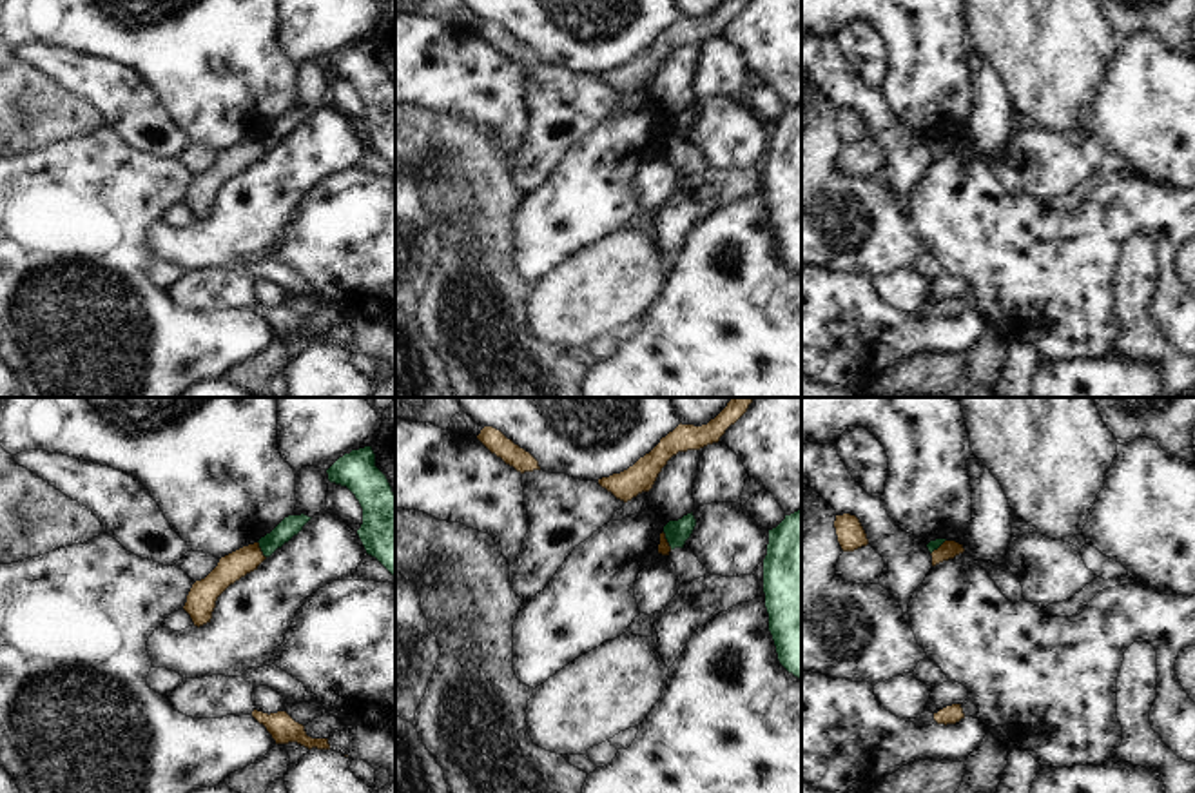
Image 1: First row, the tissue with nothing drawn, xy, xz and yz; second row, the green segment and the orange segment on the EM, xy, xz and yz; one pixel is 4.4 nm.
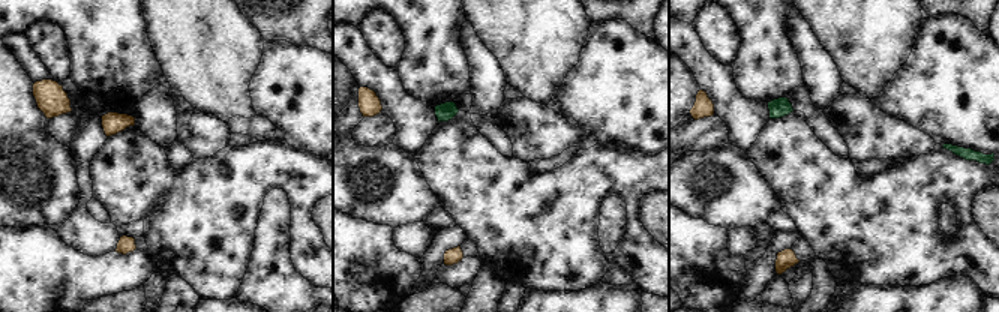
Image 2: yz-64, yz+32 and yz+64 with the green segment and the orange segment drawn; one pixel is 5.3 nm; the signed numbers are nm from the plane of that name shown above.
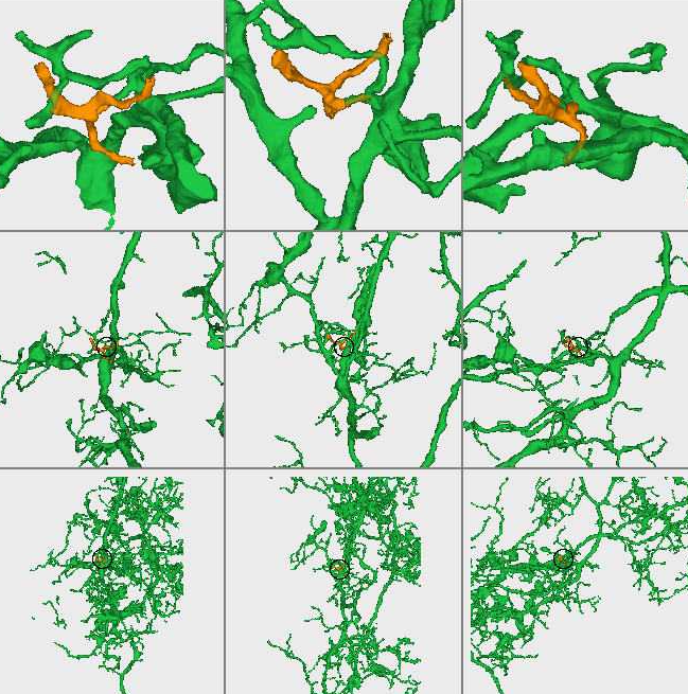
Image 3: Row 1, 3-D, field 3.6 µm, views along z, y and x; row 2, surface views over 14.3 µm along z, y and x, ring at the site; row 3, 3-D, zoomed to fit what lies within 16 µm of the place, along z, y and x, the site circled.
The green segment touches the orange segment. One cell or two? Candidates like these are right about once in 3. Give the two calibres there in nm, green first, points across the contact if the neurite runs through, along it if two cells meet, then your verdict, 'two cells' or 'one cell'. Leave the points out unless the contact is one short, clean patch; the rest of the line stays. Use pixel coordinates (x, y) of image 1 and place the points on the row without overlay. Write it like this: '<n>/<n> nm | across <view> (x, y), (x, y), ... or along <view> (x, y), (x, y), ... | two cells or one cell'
110/60 nm | along xz (662, 126), (671, 142) | two cells

